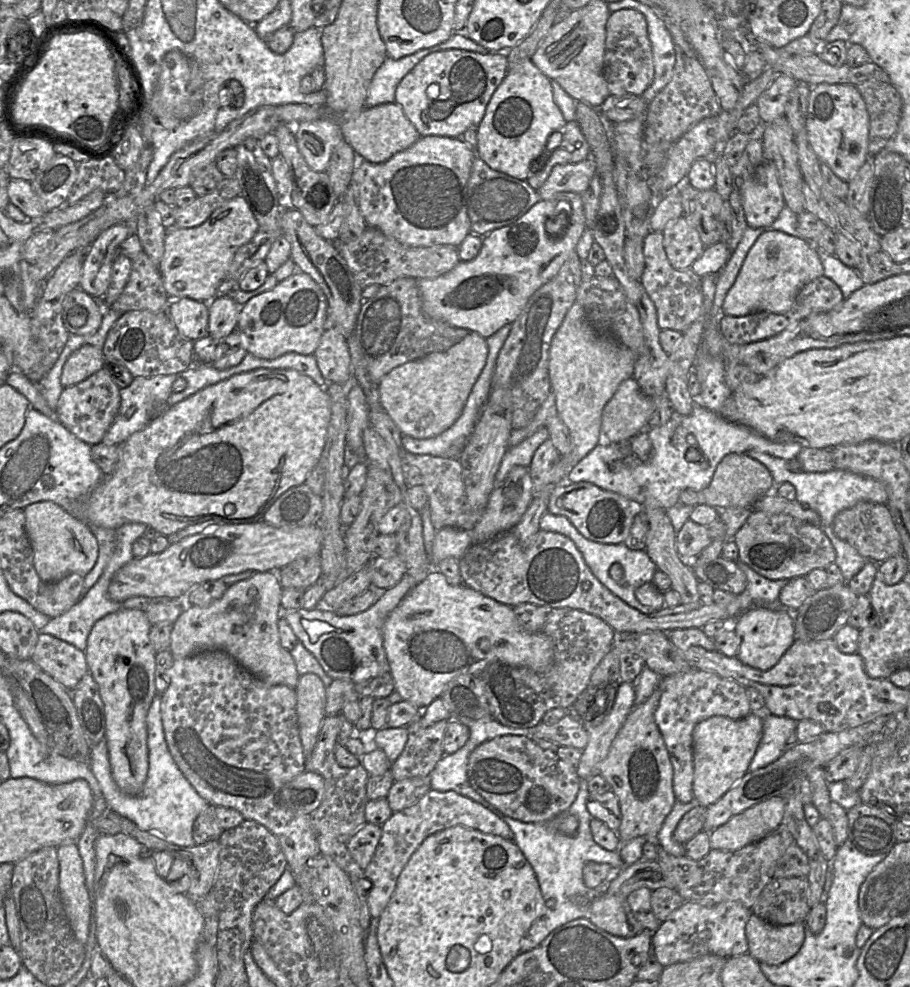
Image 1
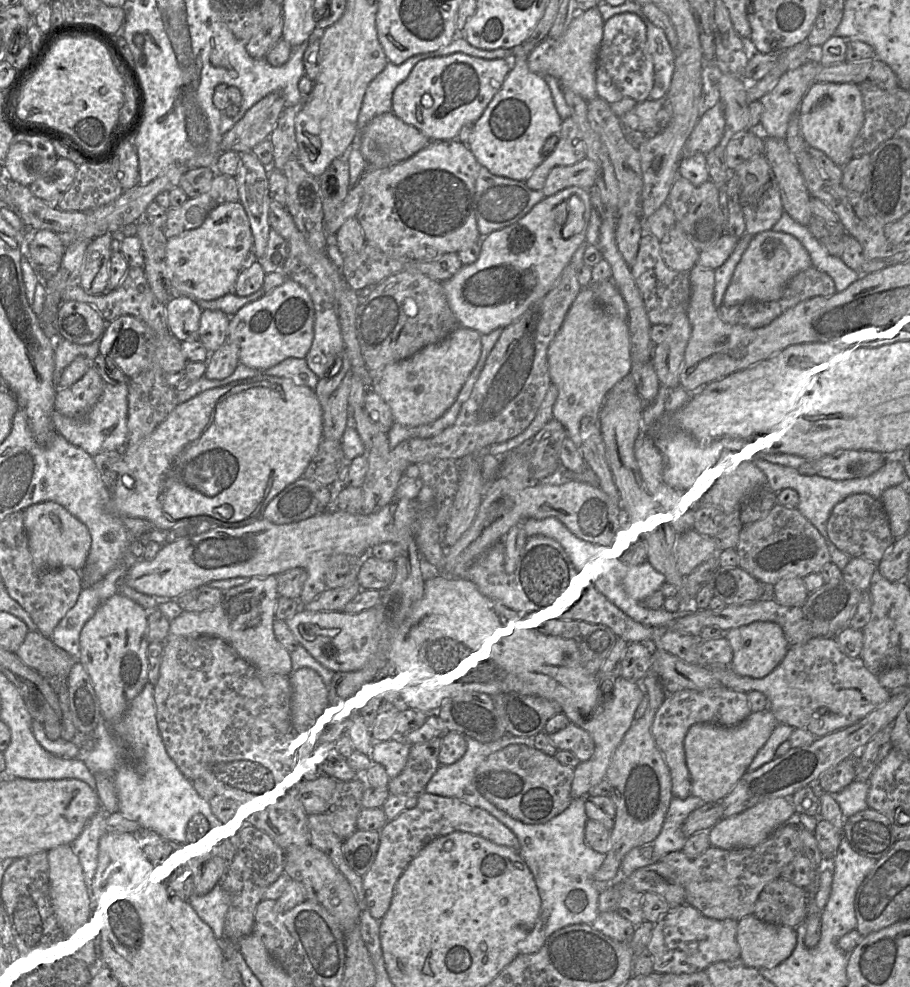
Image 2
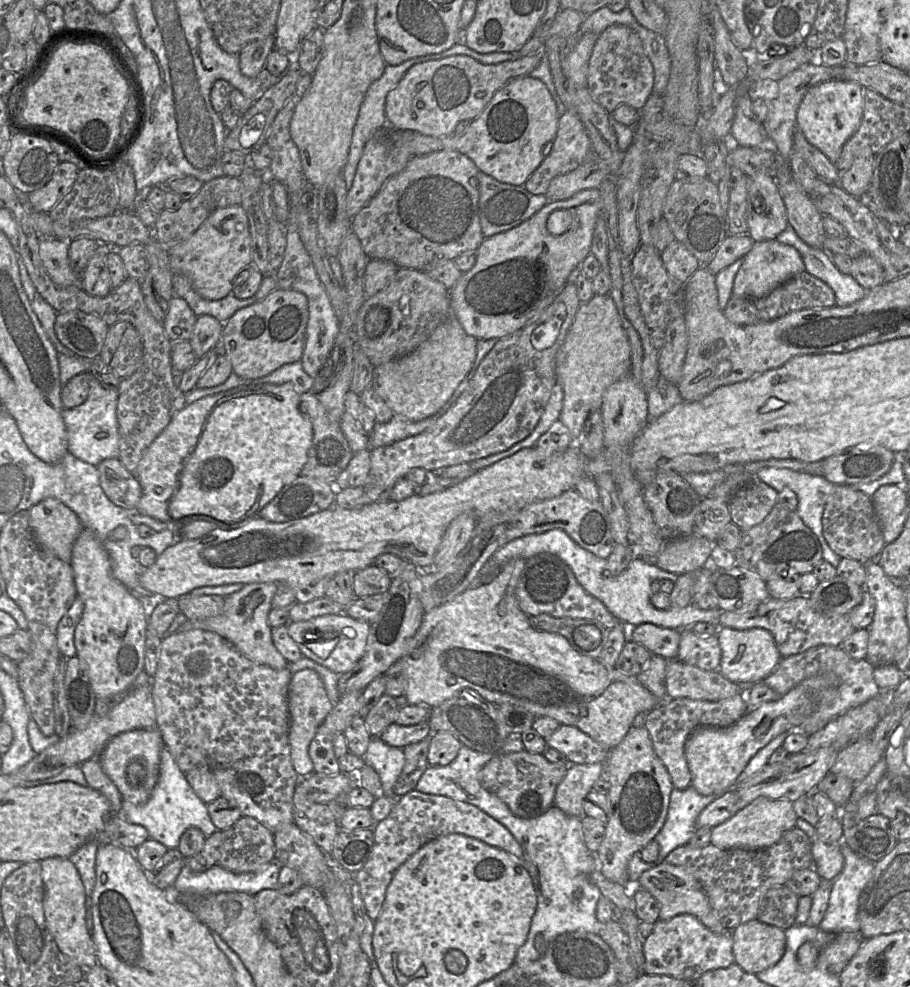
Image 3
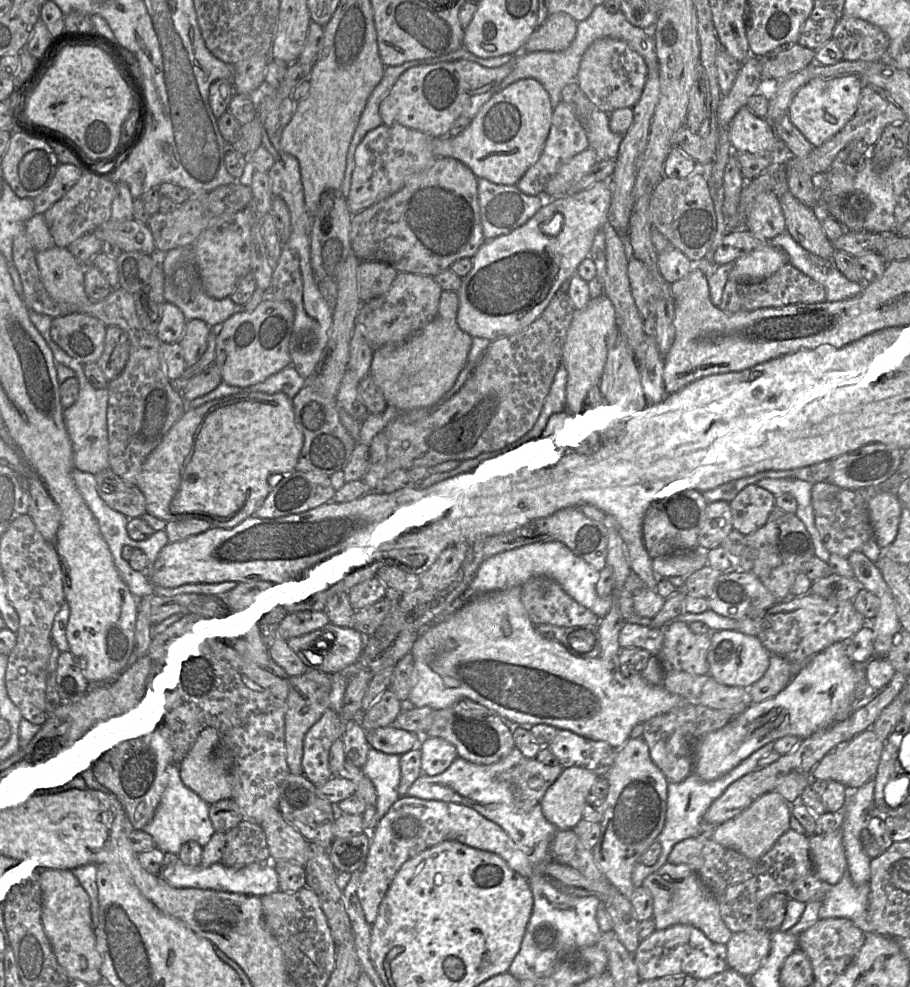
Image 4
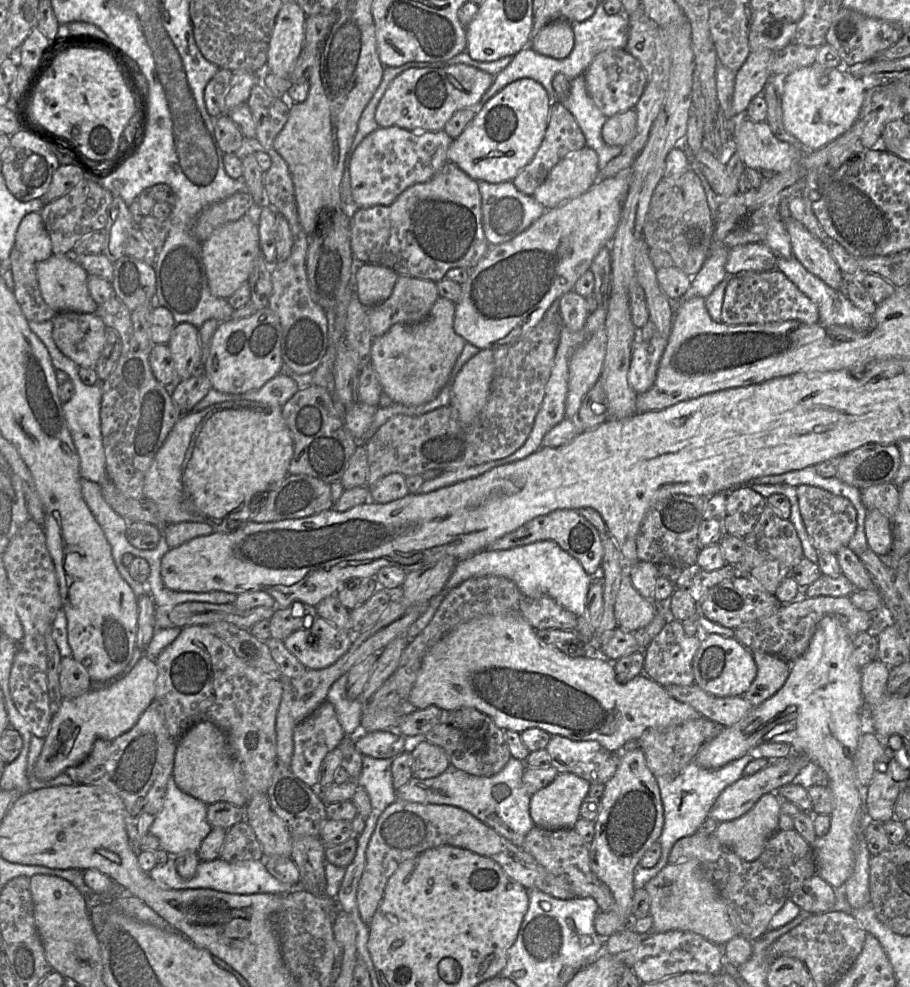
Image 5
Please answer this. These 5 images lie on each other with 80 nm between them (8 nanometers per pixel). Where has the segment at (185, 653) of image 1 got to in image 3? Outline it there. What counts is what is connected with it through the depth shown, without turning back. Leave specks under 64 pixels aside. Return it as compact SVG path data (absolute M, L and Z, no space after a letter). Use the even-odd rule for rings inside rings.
M274 582L245 585L240 591L225 597L223 611L218 616L201 621L187 620L177 632L192 629L212 631L222 636L241 654L257 664L277 670L288 668L289 663L273 644L272 628L268 624L268 614L272 609L272 599L277 588L278 584Z

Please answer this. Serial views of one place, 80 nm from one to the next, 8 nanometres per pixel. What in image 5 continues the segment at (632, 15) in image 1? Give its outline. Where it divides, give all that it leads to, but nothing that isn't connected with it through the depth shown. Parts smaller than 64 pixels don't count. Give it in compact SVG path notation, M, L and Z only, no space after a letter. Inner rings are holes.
M609 48L599 53L583 76L590 97L607 118L634 109L646 85L646 72L641 62L623 48Z

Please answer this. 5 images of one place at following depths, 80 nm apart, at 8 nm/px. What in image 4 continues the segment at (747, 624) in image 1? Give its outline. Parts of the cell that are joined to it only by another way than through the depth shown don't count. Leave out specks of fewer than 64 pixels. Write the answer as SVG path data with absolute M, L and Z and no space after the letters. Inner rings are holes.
M730 630L711 632L710 637L711 644L707 653L709 675L717 682L748 690L767 671L771 654L758 638Z

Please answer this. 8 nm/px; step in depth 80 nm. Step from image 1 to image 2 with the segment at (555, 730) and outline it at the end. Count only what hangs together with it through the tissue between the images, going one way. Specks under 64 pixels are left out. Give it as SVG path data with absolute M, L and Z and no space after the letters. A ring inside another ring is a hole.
M573 723L549 734L548 739L557 750L572 752L580 762L587 761L594 752L594 741L588 732Z

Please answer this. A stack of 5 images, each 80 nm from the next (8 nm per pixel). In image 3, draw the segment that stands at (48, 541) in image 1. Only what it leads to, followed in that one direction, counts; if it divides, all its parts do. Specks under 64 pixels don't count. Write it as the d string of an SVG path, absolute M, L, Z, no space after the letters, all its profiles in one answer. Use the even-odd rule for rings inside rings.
M46 498L28 511L37 542L46 551L70 564L73 544L84 529L78 516L56 498Z

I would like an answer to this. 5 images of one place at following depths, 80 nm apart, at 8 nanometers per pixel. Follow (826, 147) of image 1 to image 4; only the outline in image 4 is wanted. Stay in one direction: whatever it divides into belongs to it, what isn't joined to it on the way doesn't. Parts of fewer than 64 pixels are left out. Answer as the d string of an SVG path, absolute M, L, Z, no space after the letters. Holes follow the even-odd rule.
M856 76L812 79L793 97L788 110L789 119L815 148L820 147L855 118L863 86L861 78Z

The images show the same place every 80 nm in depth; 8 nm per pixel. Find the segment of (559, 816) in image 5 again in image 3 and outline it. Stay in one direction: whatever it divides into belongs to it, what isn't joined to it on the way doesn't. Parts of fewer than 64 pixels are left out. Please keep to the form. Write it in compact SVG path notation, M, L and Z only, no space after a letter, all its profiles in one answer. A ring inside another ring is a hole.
M605 763L571 764L563 780L558 784L553 806L568 816L582 818L583 800L593 784L604 777Z

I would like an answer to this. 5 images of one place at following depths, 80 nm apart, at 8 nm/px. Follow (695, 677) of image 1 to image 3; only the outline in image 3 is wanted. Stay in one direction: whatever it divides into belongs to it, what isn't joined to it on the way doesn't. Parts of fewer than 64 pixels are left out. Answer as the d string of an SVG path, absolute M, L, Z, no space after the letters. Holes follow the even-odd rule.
M739 693L719 701L666 698L649 712L645 727L649 732L653 749L665 765L674 788L684 790L691 785L692 777L684 749L688 736L698 727L729 727L744 716L749 708L745 693Z

